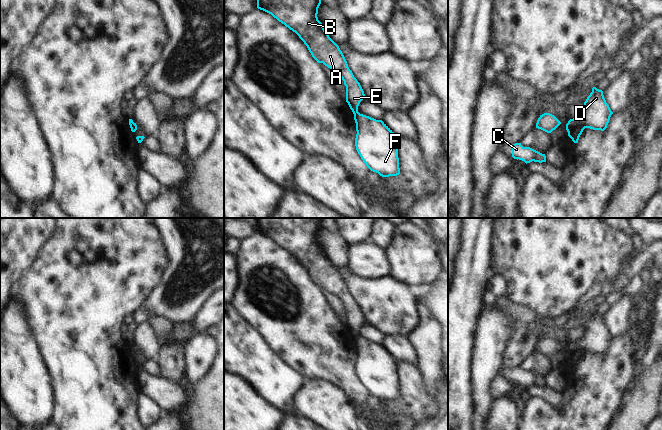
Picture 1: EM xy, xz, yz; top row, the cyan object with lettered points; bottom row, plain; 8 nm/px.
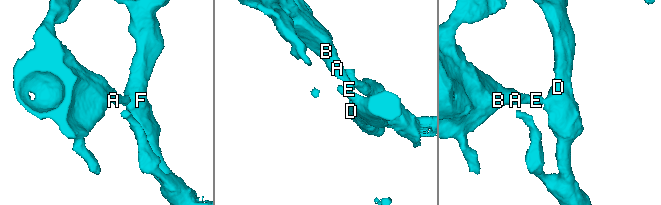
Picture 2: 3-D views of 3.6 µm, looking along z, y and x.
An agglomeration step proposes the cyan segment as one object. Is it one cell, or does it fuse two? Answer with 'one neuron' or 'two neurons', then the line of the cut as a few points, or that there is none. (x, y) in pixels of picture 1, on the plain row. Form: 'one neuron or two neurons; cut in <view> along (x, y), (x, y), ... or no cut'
two neurons; cut in xz along (358, 336), (354, 340)

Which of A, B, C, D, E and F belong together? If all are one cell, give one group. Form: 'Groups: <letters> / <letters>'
Groups: A B E / C D F

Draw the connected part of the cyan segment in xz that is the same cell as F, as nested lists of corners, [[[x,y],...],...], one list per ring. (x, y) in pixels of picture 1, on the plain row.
[[[359,336],[354,344],[356,374],[366,390],[382,401],[399,399],[398,362],[394,356],[382,344]]]

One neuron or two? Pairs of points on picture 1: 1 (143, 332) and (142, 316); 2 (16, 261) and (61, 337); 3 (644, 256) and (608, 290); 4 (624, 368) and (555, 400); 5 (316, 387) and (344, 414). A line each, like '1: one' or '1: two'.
1: two
2: two
3: one
4: two
5: one

